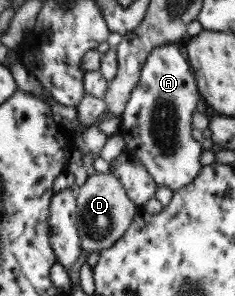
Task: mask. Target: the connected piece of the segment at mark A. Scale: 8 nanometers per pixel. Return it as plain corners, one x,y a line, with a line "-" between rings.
165,44
147,55
138,82
130,90
120,114
118,134
124,140
123,152
129,160
143,165
156,185
165,186
171,192
187,186
202,167
199,155
203,149
190,123
197,100
199,94
188,61
175,44

